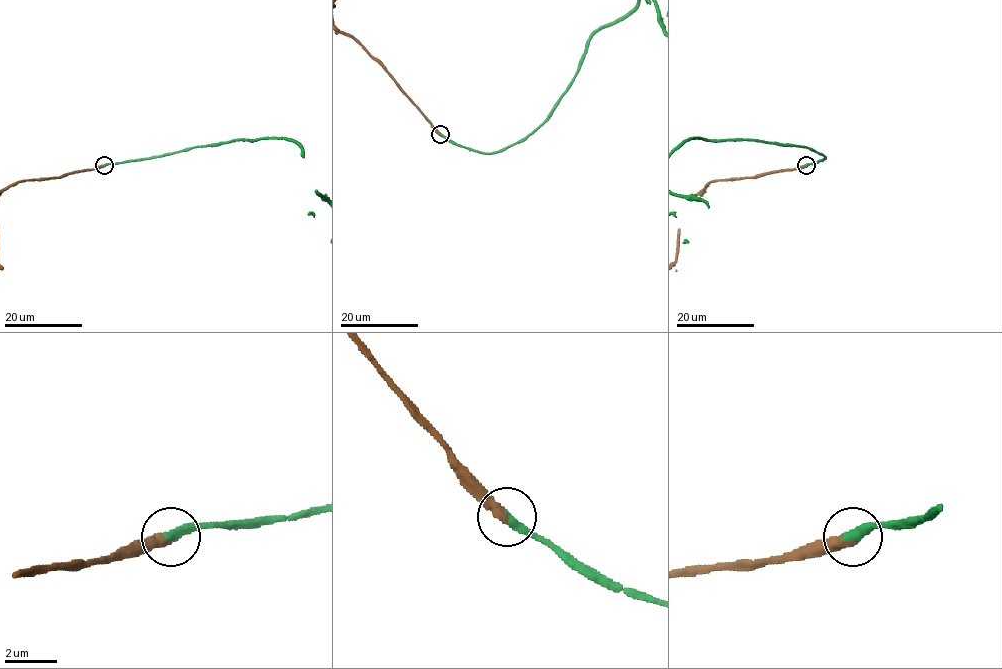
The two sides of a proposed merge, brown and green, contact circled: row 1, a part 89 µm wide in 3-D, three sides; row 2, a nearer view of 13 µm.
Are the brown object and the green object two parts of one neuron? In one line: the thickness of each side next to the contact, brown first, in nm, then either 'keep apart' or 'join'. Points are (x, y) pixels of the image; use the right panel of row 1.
calibres 400 and 380 nm; join

